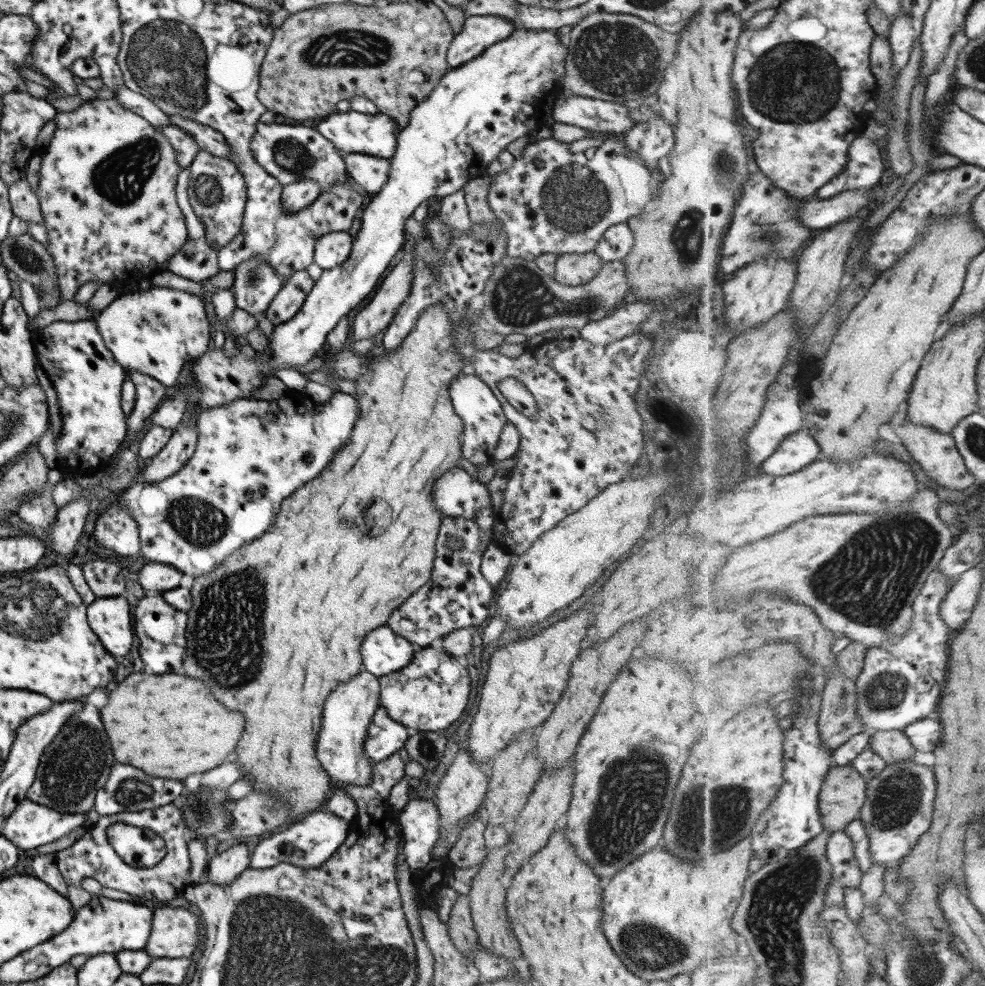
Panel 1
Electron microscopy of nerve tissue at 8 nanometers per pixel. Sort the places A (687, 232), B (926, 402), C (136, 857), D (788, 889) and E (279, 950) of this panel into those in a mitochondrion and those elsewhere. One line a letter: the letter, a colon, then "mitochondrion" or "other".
A: mitochondrion
B: other
C: other
D: mitochondrion
E: mitochondrion

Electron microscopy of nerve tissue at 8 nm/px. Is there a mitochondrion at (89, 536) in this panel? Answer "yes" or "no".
no

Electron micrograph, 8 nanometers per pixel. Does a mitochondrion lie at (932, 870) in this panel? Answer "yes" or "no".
no

